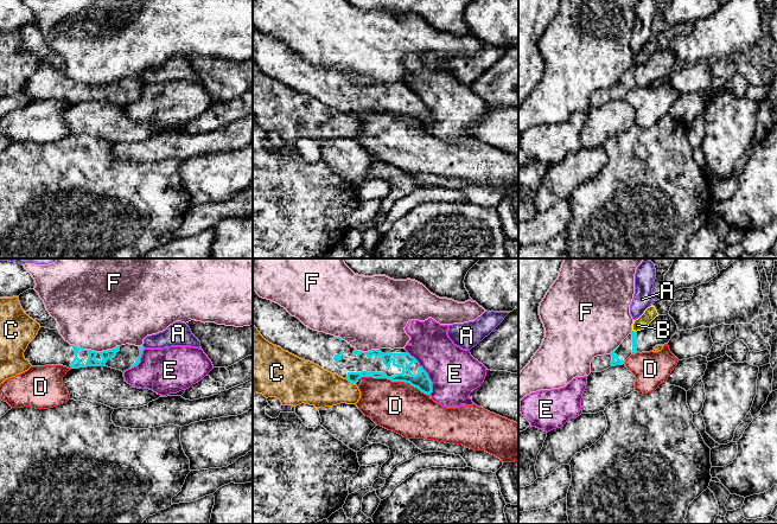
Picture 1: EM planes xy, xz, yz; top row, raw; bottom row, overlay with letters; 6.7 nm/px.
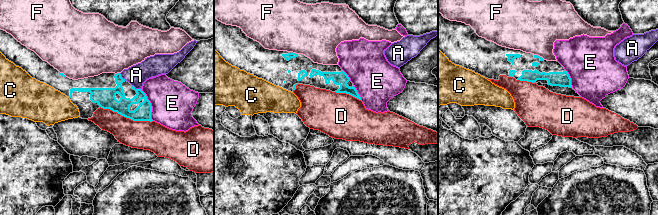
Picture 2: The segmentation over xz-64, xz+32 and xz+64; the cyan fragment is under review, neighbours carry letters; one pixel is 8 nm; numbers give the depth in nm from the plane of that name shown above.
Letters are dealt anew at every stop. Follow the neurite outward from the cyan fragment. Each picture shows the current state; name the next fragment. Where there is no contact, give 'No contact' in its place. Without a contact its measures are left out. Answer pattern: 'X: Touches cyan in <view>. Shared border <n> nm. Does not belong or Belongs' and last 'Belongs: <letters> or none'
A: No contact. Does not belong
B: Touches cyan in yz. Shared border 40 nm. Does not belong
C: Touches cyan in xz. Shared border 70 nm. Does not belong
D: Touches cyan in xz. Shared border 480 nm. Does not belong
E: Touches cyan in xz. Shared border 220 nm. Does not belong
F: Touches cyan in xy. Shared border 320 nm. Does not belong
Belongs: none

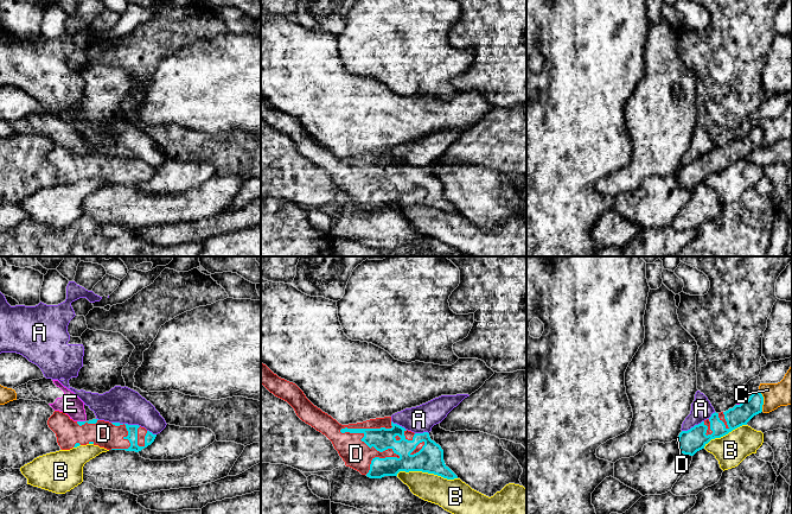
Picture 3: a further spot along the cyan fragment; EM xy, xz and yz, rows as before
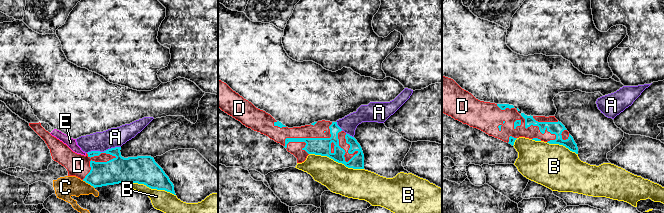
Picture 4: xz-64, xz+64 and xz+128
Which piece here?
A: Touches cyan in yz. Shared border 170 nm. Does not belong
B: Touches cyan in xz. Shared border 420 nm. Does not belong
C: Touches cyan in yz. Shared border 150 nm. Does not belong
D: Touches cyan in xz. Shared border 460 nm. Belongs
E: Touches cyan in xy. Shared border 60 nm. Does not belong
Belongs: D

